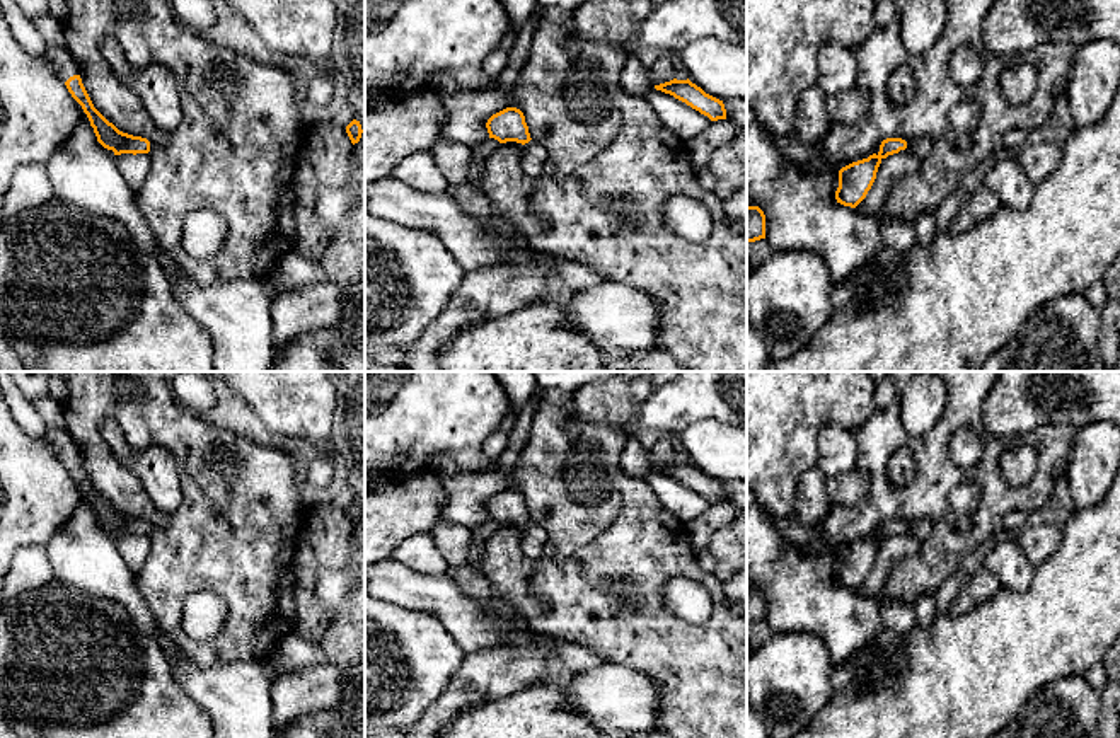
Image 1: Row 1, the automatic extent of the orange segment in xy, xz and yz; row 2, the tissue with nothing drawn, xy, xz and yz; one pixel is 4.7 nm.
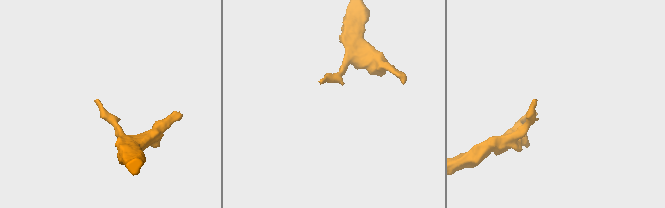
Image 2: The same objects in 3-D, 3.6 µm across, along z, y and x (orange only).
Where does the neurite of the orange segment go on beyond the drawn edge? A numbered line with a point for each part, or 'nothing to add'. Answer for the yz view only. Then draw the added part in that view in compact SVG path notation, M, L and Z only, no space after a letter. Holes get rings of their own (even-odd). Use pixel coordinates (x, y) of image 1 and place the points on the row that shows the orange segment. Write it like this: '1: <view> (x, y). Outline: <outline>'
1: yz (919, 147). Outline: M927 138L905 140L905 141L907 141L907 148L900 150L898 153L912 153L915 157L924 159L931 150L931 143Z

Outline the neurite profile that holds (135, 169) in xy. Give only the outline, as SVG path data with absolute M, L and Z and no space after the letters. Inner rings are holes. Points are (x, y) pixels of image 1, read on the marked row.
M121 153L118 155L118 167L126 181L126 184L136 193L148 172L150 172L150 155L148 153Z

